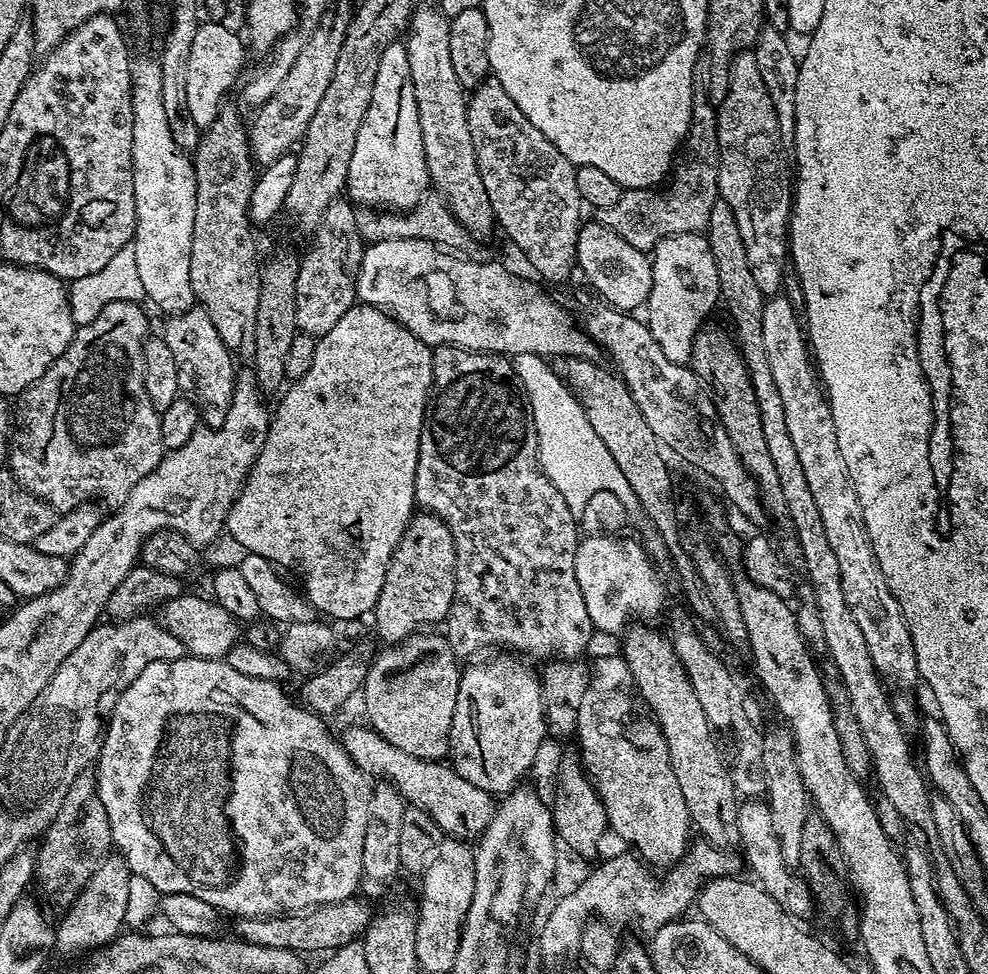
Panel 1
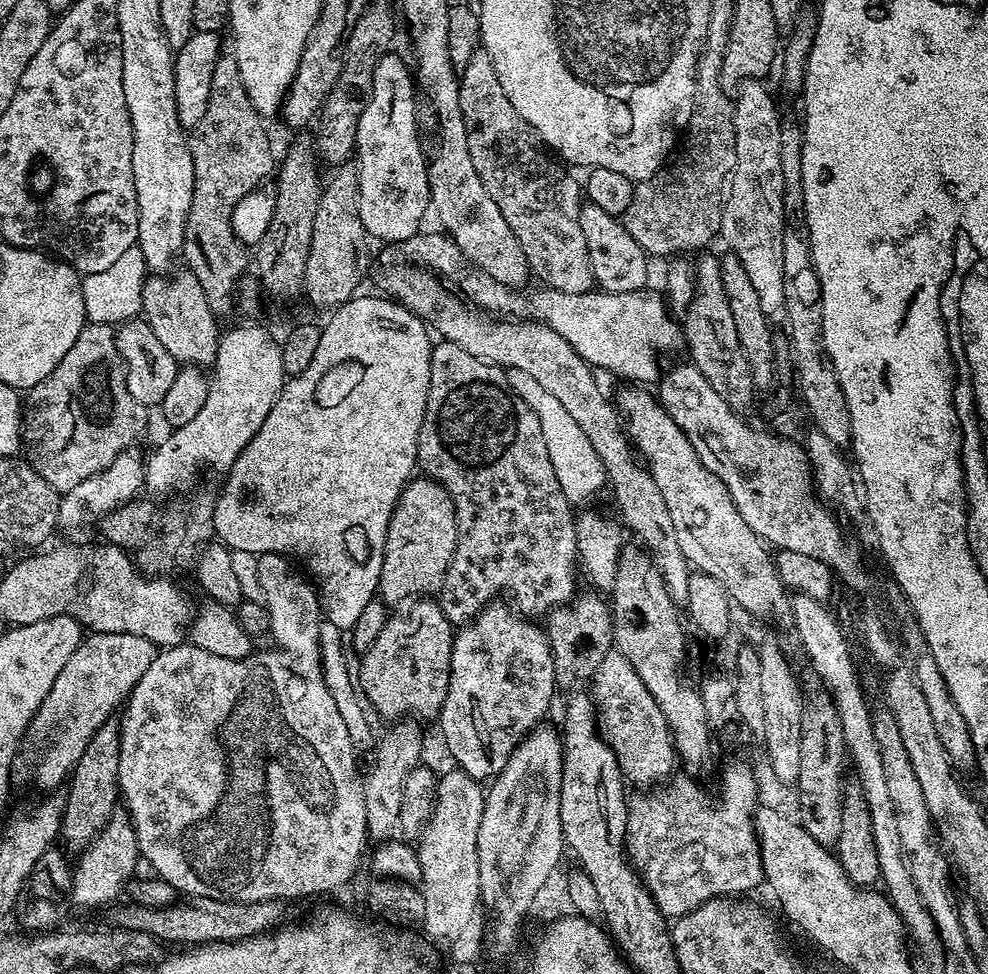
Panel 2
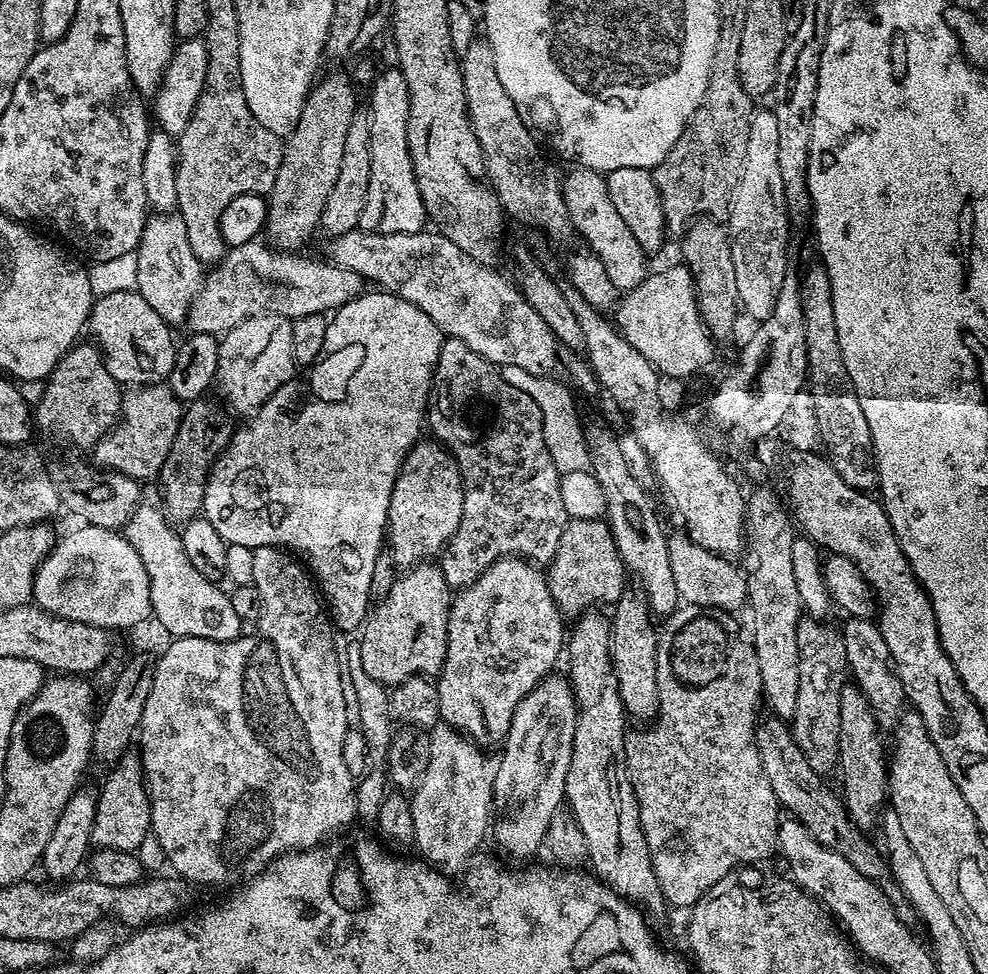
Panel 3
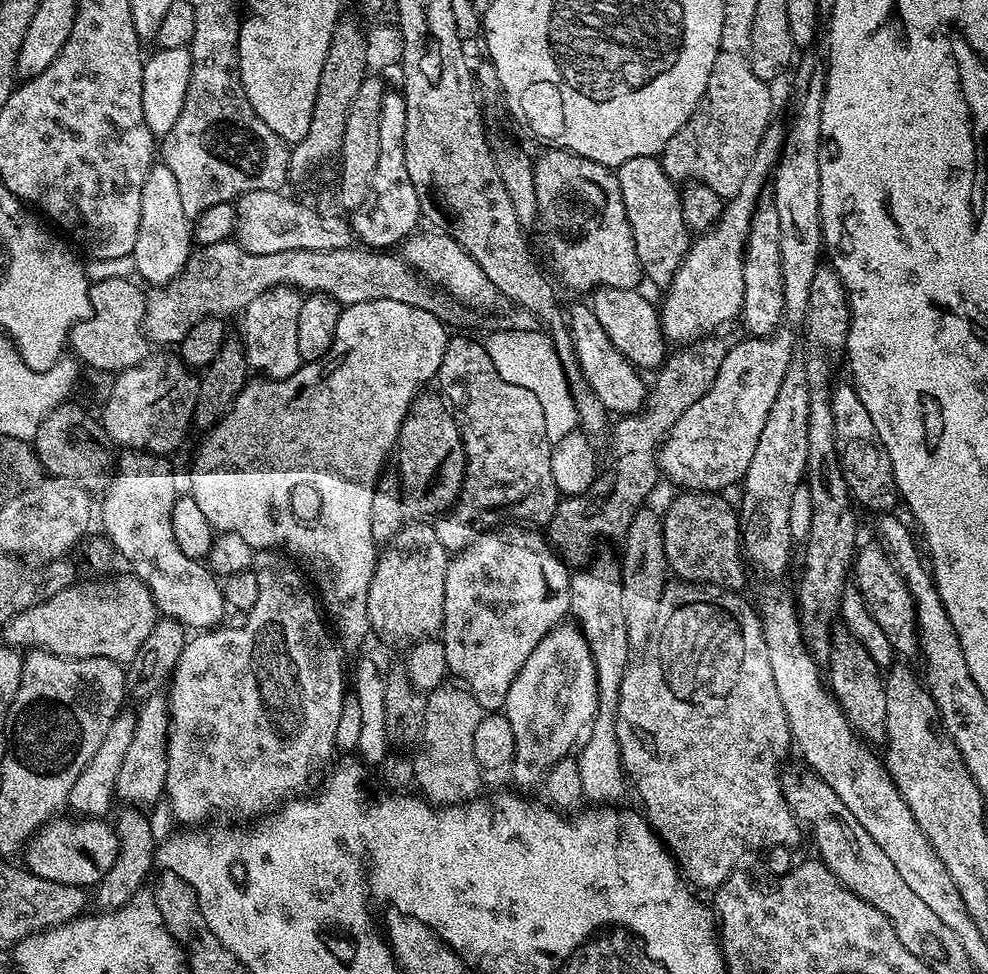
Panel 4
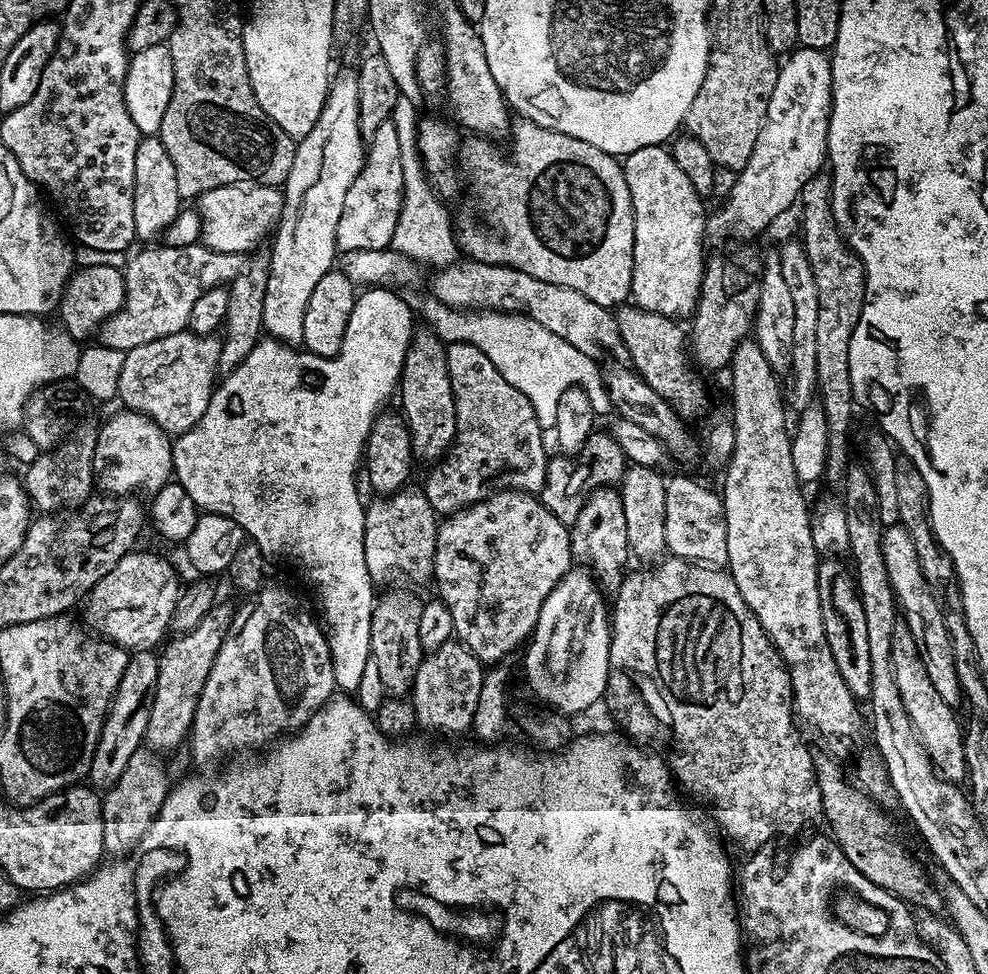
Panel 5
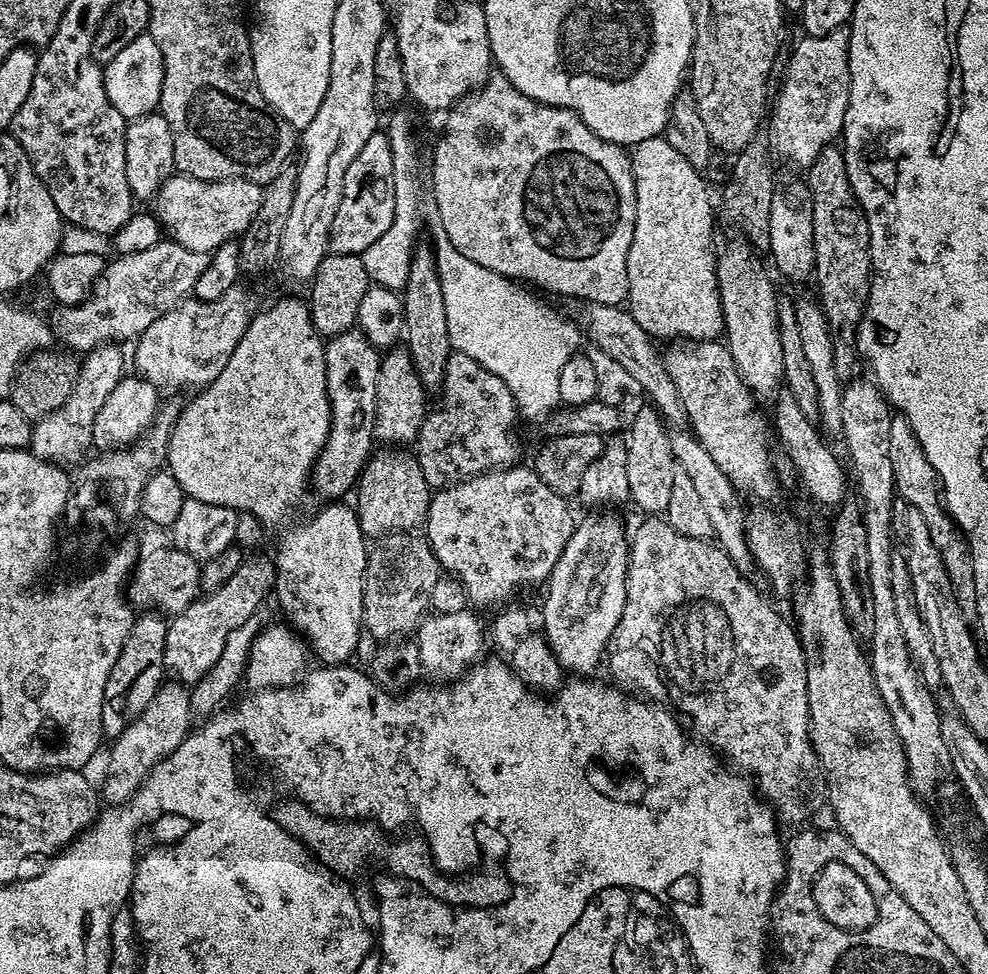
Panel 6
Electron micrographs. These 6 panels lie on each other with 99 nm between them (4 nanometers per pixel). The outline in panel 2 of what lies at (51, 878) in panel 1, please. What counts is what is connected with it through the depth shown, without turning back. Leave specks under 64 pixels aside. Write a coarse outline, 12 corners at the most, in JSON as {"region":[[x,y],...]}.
{"region":[[109,718],[67,781],[60,836],[83,850],[118,808],[120,724]]}

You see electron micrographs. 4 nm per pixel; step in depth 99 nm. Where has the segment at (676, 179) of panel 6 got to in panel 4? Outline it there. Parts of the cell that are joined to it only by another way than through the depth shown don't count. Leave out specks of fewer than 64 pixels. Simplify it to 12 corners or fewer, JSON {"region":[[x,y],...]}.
{"region":[[654,156],[615,169],[640,271],[666,286],[690,229]]}

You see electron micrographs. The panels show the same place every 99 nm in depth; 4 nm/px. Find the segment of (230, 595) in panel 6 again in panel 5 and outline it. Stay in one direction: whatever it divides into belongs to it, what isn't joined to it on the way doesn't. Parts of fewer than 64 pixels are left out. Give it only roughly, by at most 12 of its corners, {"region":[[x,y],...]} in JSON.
{"region":[[217,606],[159,653],[144,744],[187,741],[202,686],[229,632]]}

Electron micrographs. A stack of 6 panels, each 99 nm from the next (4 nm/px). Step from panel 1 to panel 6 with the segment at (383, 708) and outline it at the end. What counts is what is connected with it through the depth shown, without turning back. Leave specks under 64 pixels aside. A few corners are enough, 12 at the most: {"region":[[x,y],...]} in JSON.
{"region":[[380,450],[354,489],[365,537],[412,532],[434,492],[415,455]]}

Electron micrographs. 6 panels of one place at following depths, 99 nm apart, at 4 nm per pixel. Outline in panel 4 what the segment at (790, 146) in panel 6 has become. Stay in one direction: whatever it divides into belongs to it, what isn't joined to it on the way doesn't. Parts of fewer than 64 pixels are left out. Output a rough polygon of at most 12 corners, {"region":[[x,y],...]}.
{"region":[[769,126],[716,223],[689,243],[658,308],[665,341],[744,307],[744,247],[783,146]]}

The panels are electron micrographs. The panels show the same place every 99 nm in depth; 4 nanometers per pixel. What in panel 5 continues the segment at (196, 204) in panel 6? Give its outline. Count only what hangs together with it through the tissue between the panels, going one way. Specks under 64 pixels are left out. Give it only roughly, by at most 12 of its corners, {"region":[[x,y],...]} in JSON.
{"region":[[252,180],[198,198],[200,240],[248,254],[280,222],[284,194]]}

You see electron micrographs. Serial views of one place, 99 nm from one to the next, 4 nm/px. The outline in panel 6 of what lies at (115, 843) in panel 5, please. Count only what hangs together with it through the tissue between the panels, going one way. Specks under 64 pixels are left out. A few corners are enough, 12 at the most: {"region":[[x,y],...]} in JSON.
{"region":[[161,684],[111,743],[102,796],[126,803],[188,737],[189,689]]}

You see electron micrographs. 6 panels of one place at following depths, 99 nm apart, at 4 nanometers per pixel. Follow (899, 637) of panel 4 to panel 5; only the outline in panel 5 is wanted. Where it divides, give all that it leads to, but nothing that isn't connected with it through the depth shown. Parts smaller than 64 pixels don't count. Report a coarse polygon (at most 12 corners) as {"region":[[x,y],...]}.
{"region":[[885,527],[896,607],[947,704],[962,693],[944,610],[922,578],[914,538]]}

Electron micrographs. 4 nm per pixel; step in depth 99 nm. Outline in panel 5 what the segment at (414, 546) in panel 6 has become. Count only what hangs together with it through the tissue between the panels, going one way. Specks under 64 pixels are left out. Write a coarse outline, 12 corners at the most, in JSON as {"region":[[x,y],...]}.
{"region":[[388,590],[372,610],[370,646],[389,697],[407,697],[425,658],[424,604]]}

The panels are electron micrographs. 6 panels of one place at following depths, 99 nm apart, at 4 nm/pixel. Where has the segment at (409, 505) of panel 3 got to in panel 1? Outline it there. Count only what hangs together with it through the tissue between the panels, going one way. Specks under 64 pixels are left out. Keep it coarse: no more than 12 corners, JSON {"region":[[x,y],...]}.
{"region":[[421,511],[374,609],[385,645],[447,621],[454,538]]}

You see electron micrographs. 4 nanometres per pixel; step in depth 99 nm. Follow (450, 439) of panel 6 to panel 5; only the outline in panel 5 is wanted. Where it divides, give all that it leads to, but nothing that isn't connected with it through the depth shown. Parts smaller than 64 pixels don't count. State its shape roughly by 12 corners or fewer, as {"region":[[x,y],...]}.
{"region":[[447,345],[456,438],[422,491],[441,517],[539,493],[550,452],[522,390]]}

